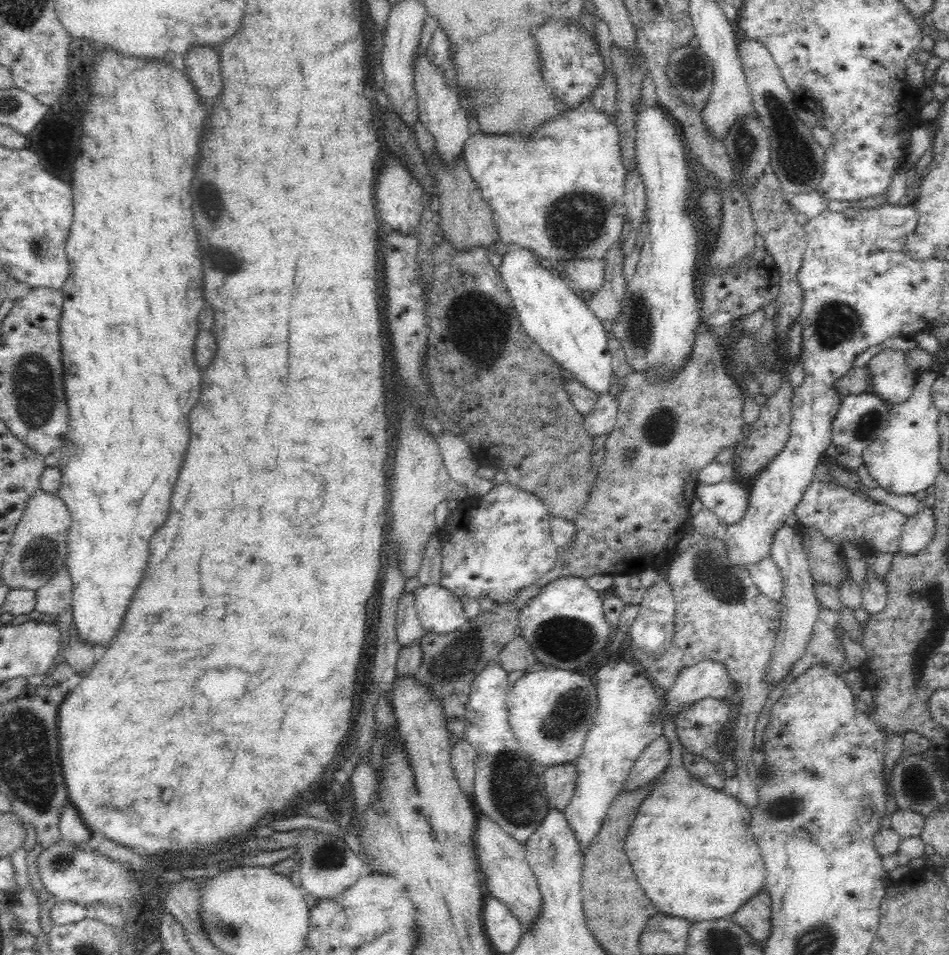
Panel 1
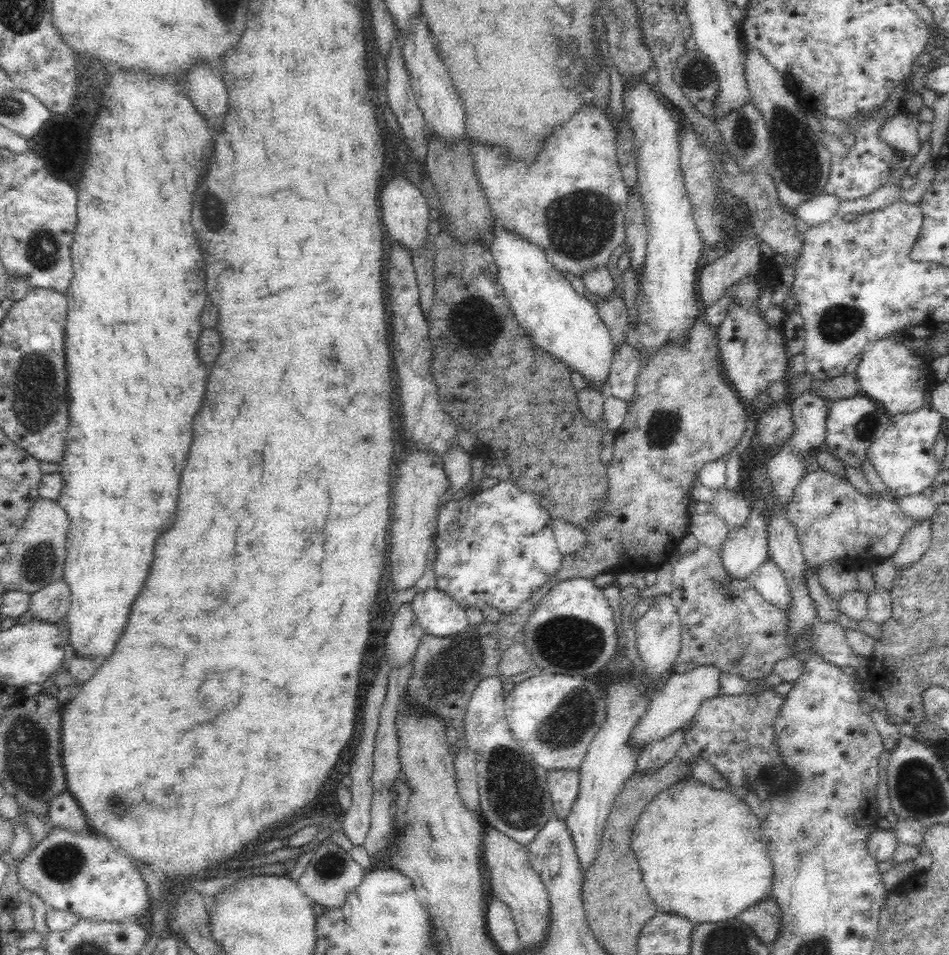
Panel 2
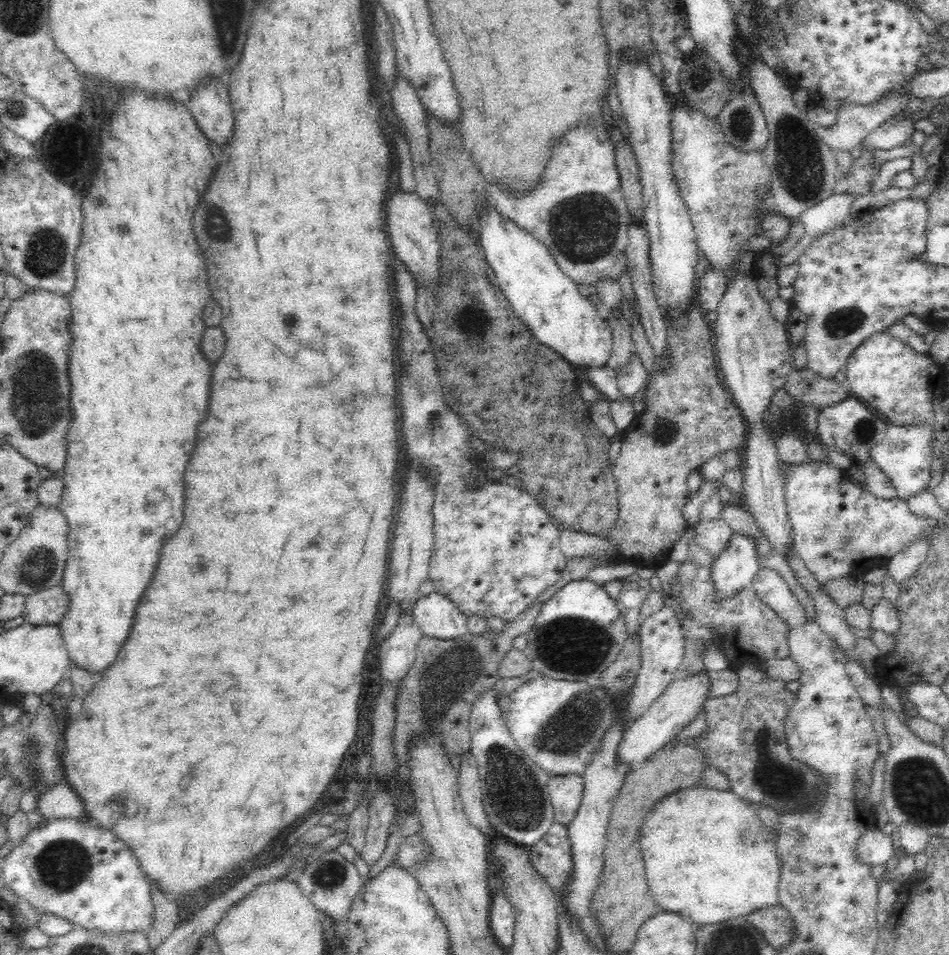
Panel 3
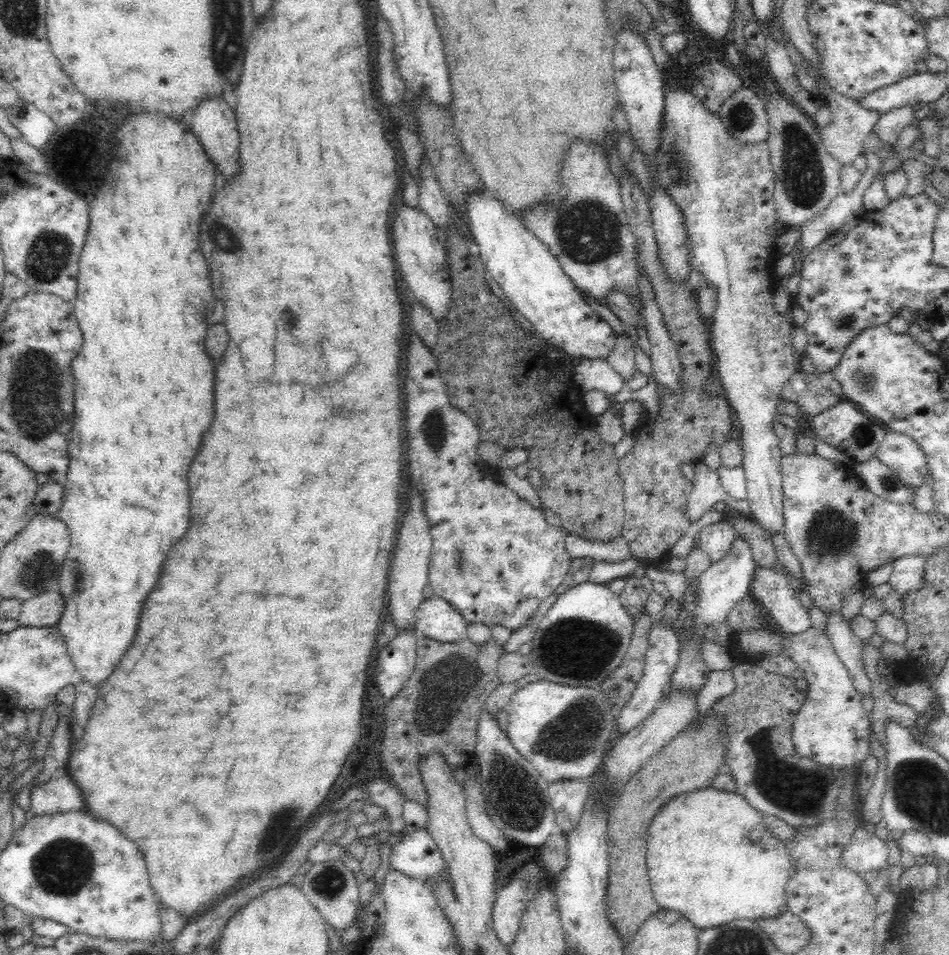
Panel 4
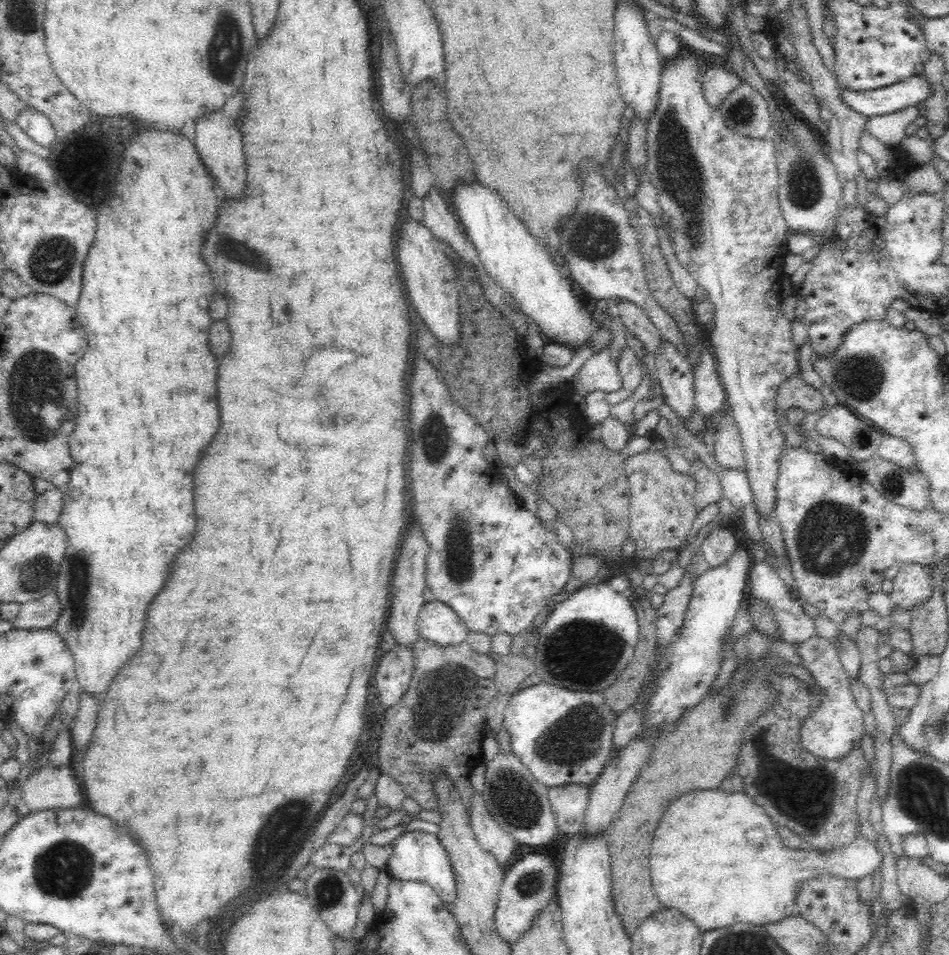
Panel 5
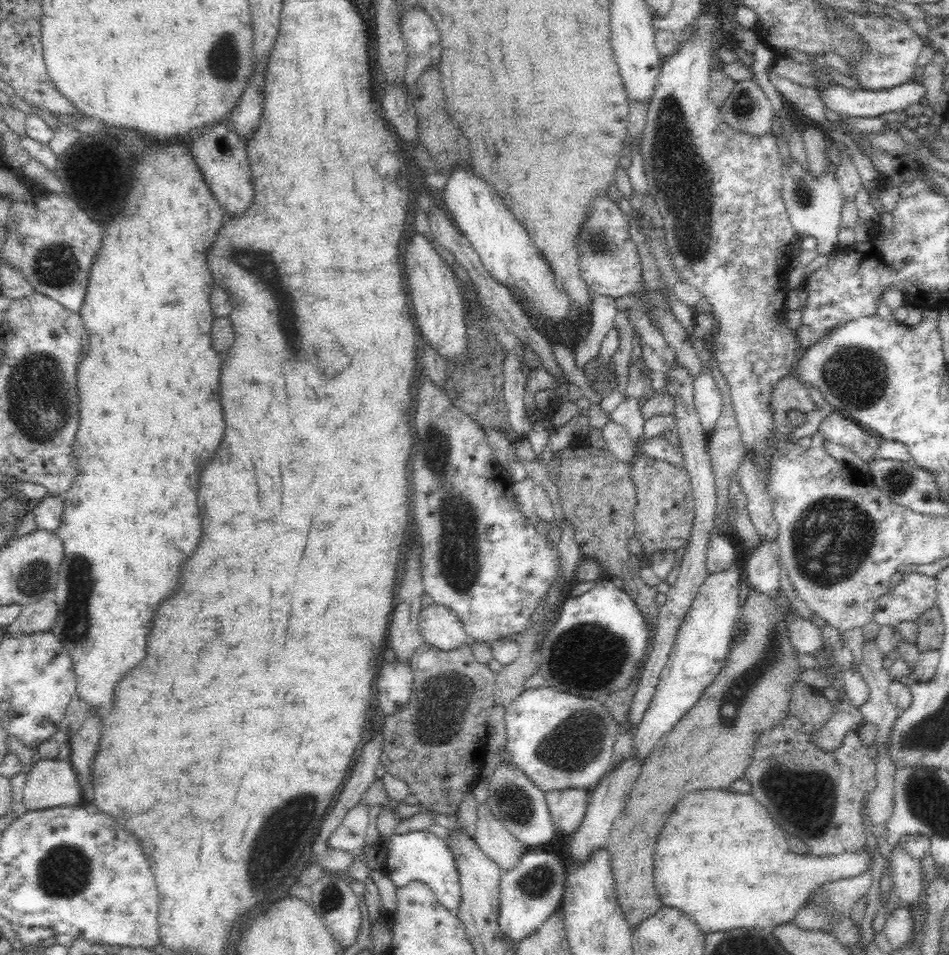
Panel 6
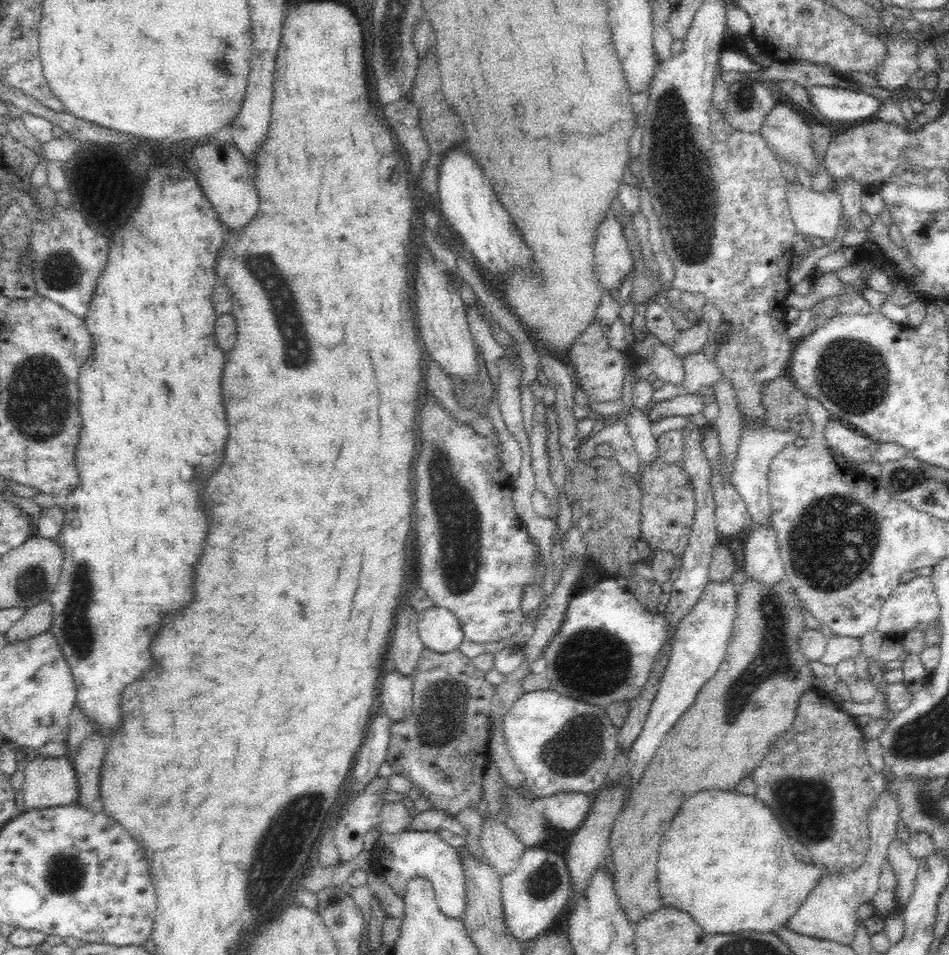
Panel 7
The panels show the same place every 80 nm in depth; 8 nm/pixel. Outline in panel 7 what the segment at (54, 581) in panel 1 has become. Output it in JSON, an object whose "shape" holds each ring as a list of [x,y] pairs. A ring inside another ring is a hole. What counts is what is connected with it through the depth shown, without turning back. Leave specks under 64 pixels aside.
{"shape":[[[49,601],[31,606],[25,609],[24,616],[5,632],[6,642],[14,644],[46,632],[51,628],[52,621],[52,605]]]}

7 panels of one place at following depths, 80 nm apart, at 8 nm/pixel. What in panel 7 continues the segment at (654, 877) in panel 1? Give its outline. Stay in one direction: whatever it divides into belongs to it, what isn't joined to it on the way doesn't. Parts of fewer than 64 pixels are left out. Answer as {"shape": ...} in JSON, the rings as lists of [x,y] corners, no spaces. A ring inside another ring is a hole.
{"shape":[[[720,790],[698,792],[682,804],[660,844],[657,879],[662,902],[666,907],[690,912],[707,935],[775,932],[796,914],[821,876],[827,874],[821,866],[799,861],[794,854],[794,841],[770,807],[754,796]]]}

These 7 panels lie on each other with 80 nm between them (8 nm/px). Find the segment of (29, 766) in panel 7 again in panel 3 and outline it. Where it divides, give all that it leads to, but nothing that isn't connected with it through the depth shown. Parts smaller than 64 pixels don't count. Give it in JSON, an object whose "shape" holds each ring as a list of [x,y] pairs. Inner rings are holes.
{"shape":[[[66,779],[52,784],[46,792],[39,794],[36,812],[45,819],[85,818],[82,799],[76,795]]]}

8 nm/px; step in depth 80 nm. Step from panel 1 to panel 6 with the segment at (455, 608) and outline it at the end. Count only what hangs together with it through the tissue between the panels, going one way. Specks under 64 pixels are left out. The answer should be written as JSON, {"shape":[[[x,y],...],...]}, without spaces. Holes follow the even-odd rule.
{"shape":[[[435,603],[421,610],[419,630],[426,644],[444,652],[470,641],[462,621],[448,607]]]}

